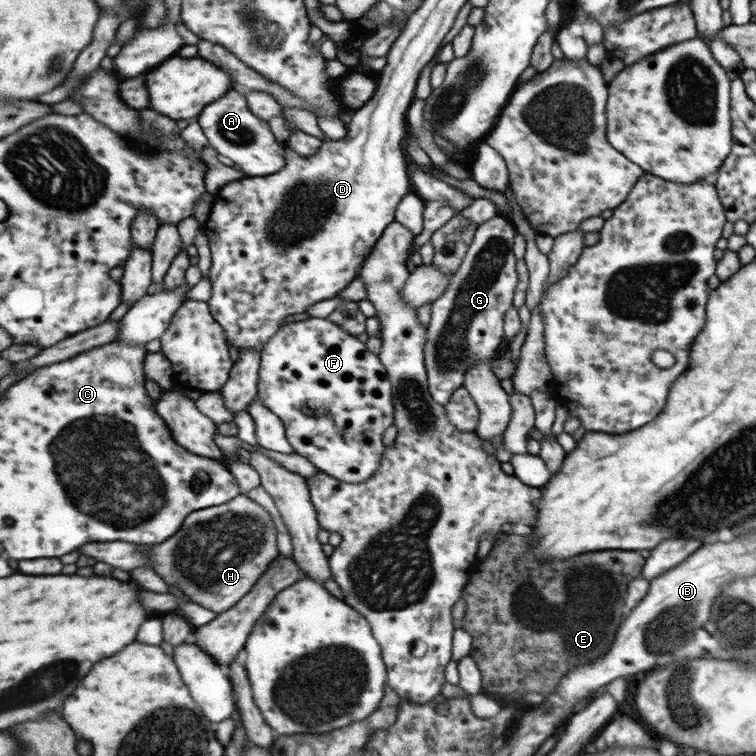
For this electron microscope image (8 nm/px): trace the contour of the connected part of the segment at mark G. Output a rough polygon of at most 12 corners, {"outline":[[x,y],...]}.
{"outline":[[478,225],[431,303],[427,381],[441,406],[500,356],[514,234]]}

